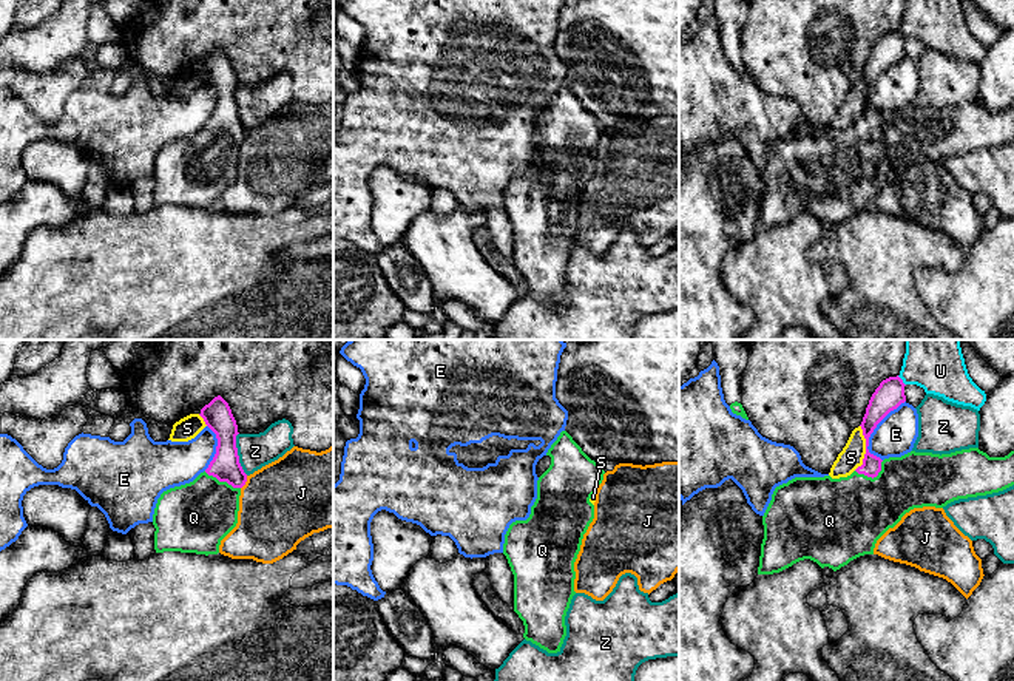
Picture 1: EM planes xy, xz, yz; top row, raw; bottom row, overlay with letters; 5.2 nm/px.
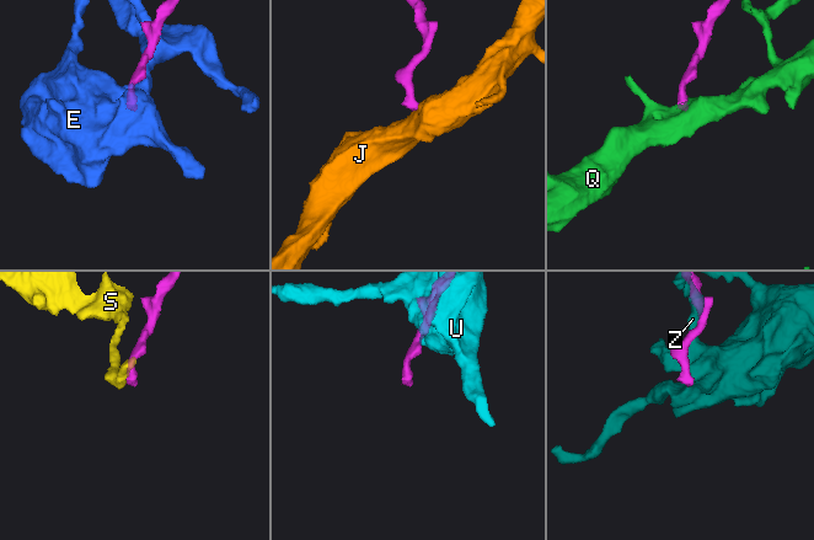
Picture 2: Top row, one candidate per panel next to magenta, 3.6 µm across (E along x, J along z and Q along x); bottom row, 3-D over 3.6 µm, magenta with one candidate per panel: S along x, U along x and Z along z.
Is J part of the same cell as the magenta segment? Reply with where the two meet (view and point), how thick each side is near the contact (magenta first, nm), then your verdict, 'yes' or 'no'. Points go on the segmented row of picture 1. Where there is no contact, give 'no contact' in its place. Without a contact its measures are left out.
meets magenta in xy at (246, 481); 150 nm thick on the magenta side, 440 nm on the other; no

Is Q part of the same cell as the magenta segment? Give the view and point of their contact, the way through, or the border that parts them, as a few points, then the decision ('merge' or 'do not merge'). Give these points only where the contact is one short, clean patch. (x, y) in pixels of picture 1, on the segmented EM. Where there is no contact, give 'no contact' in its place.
meets magenta in yz at (872, 477); runs through yz (871, 467), (872, 477), (872, 490), (846, 516); merge

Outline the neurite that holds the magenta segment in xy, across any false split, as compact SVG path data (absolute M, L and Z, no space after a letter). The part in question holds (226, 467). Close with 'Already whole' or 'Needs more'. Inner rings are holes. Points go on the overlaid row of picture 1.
M221 395L199 415L216 434L216 454L193 482L170 488L157 499L153 514L156 553L218 554L221 540L238 523L247 474L239 463L236 420Z. Needs more

